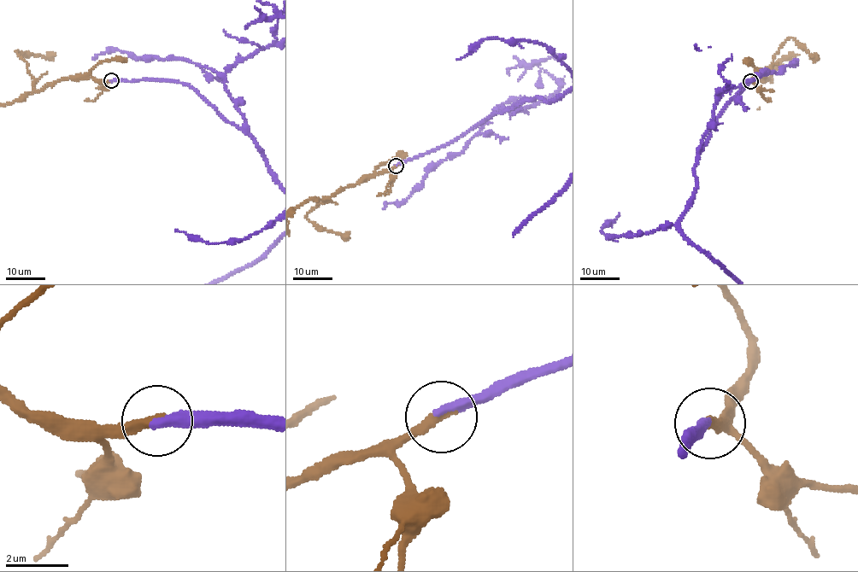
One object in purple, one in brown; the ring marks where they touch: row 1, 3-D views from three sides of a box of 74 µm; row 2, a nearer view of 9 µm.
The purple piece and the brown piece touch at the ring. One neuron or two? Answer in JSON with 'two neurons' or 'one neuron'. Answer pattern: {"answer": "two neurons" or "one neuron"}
{"answer": "one neuron"}

